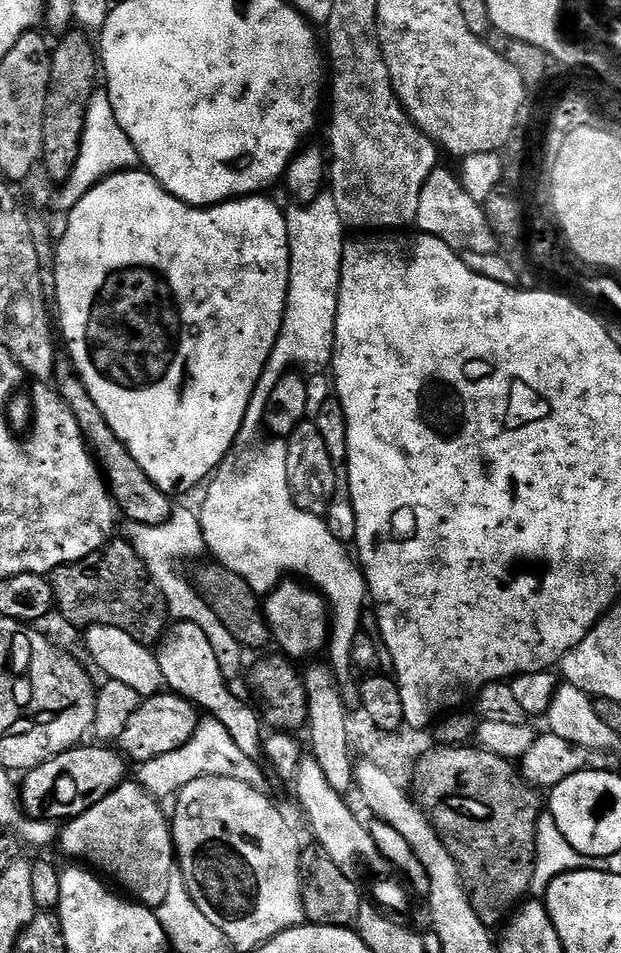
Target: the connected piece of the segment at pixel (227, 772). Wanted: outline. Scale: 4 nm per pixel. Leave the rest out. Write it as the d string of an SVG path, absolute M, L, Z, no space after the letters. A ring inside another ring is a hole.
M211 718L201 719L198 730L194 730L194 738L186 742L186 746L178 746L178 750L170 750L170 754L162 754L153 760L143 761L136 772L135 779L139 784L157 800L164 802L166 798L175 797L190 782L194 782L203 776L221 776L222 778L234 778L238 782L246 782L254 790L267 793L268 780L264 777L265 769L259 768L257 761L251 756L242 754L234 738L230 738L230 730L222 726L222 722Z

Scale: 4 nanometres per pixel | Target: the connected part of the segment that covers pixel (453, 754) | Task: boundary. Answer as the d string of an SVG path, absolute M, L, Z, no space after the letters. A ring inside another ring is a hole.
M479 746L432 747L417 762L410 788L416 803L440 835L440 841L455 858L478 918L489 926L495 926L501 919L500 924L529 895L532 886L536 869L536 827L542 815L541 793L524 779L513 761L498 758L498 754L490 754Z

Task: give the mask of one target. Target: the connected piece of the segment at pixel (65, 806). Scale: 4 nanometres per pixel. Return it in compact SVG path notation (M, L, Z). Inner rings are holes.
M96 742L88 743L81 743L23 773L18 795L25 813L31 819L70 821L75 816L86 814L90 806L98 806L98 802L106 798L106 794L113 792L119 784L125 783L125 757L115 747L101 746Z

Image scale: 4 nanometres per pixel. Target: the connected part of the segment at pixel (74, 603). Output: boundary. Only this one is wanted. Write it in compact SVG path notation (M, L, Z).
M116 538L100 551L50 574L56 608L74 627L87 630L96 624L126 630L141 644L155 645L169 623L168 603L142 558L127 539Z

